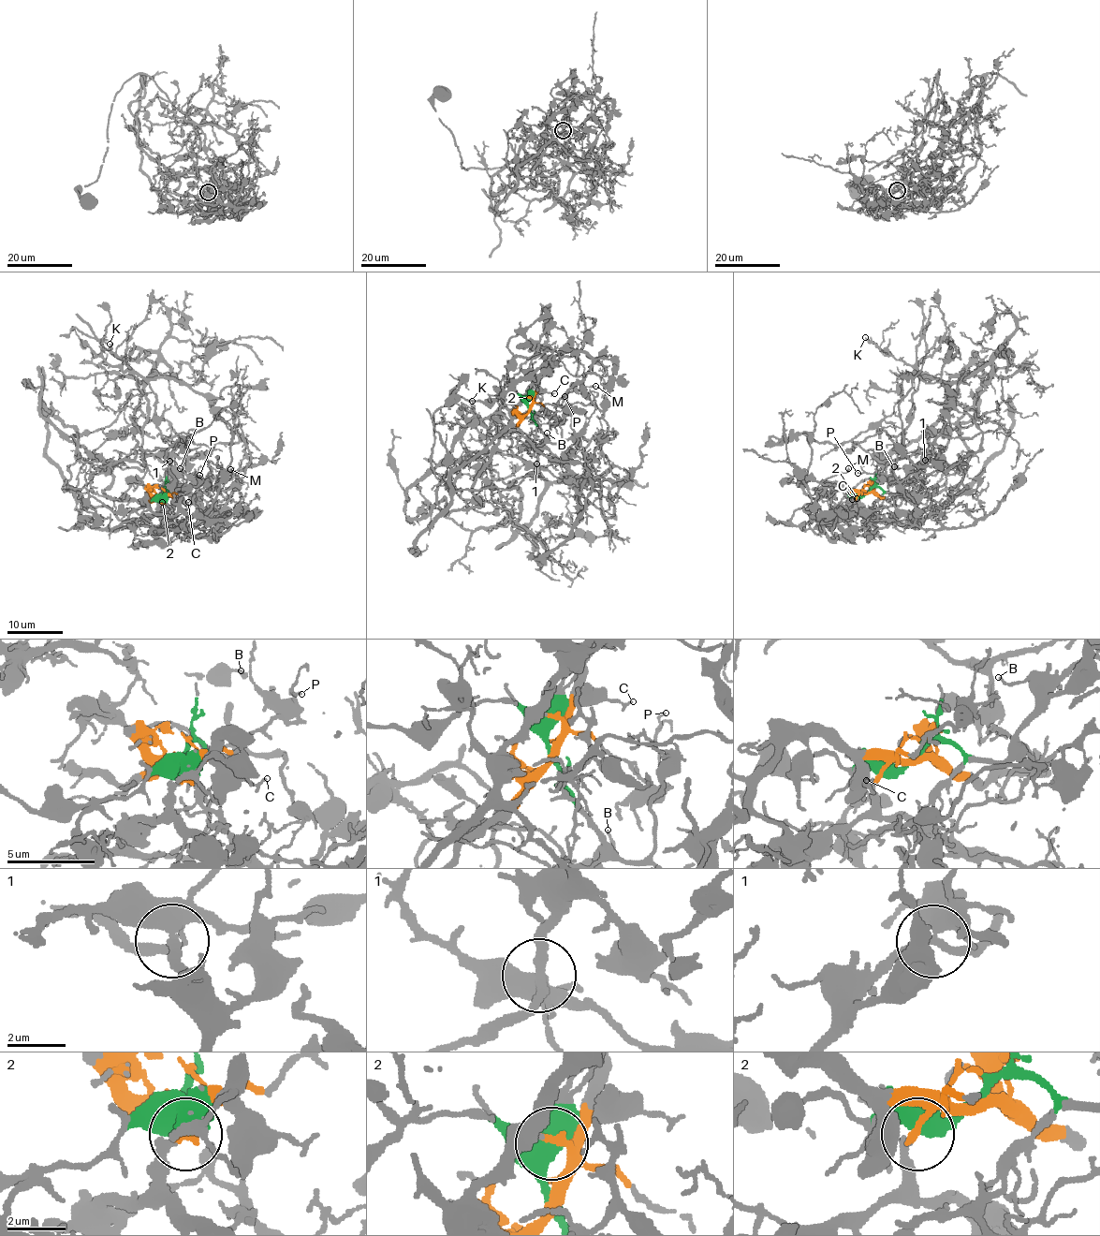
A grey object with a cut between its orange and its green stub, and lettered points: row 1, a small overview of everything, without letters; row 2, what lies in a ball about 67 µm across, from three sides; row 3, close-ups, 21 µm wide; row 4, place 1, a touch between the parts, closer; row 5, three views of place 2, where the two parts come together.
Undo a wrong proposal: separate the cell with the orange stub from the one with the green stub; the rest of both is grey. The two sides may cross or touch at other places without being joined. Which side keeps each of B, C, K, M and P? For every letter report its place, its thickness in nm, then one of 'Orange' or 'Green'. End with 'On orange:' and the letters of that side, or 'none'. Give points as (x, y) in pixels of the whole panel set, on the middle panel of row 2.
B: Place: (547, 433). Thickness 140 nm. Green
C: Place: (554, 393). Thickness 140 nm. Orange
K: Place: (472, 401). Thickness 100 nm. Green
M: Place: (595, 386). Thickness 150 nm. Orange
P: Place: (564, 396). Thickness 100 nm. Orange
On orange: C, M, P

